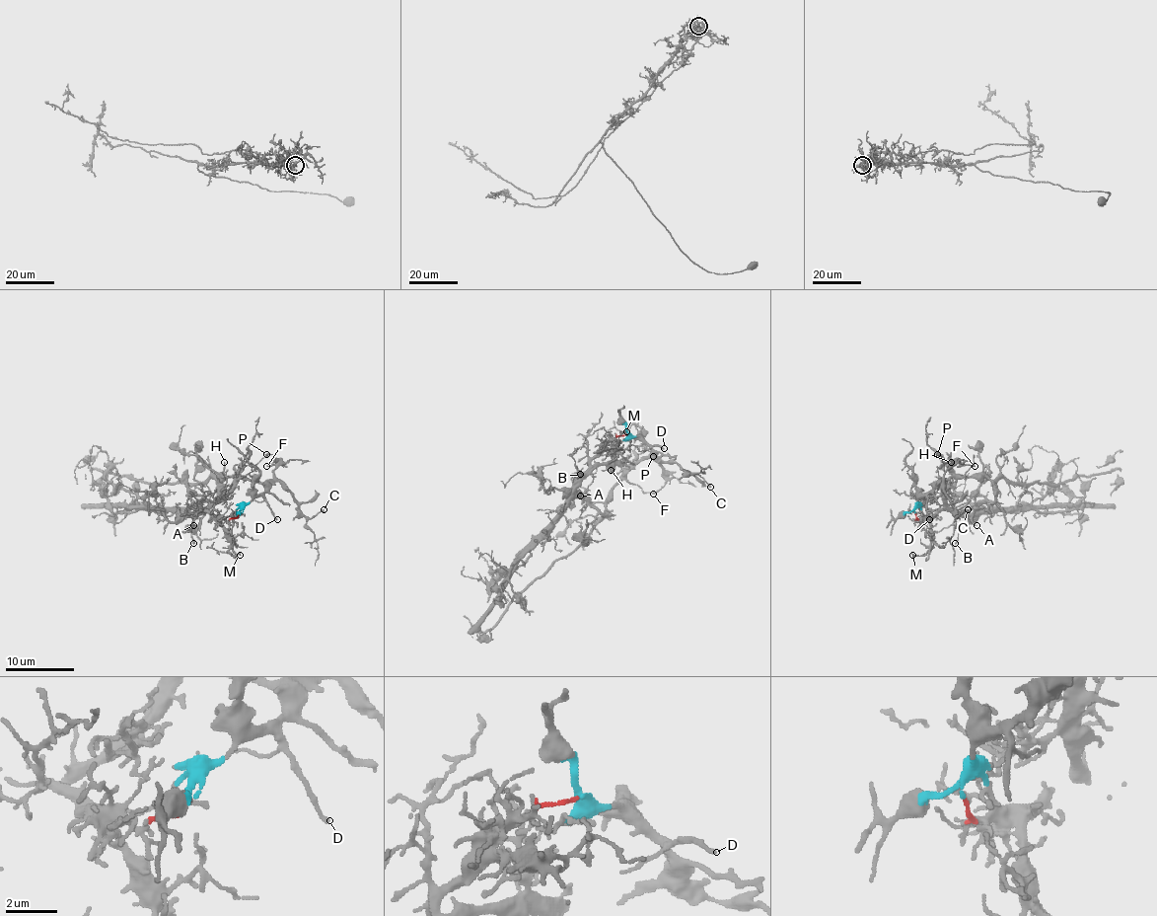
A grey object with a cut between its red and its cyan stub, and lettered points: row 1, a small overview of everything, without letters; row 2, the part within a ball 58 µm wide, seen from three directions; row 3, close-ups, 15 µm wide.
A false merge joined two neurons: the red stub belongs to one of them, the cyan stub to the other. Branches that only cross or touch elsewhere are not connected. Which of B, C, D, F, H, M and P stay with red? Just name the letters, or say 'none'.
B, H, M

